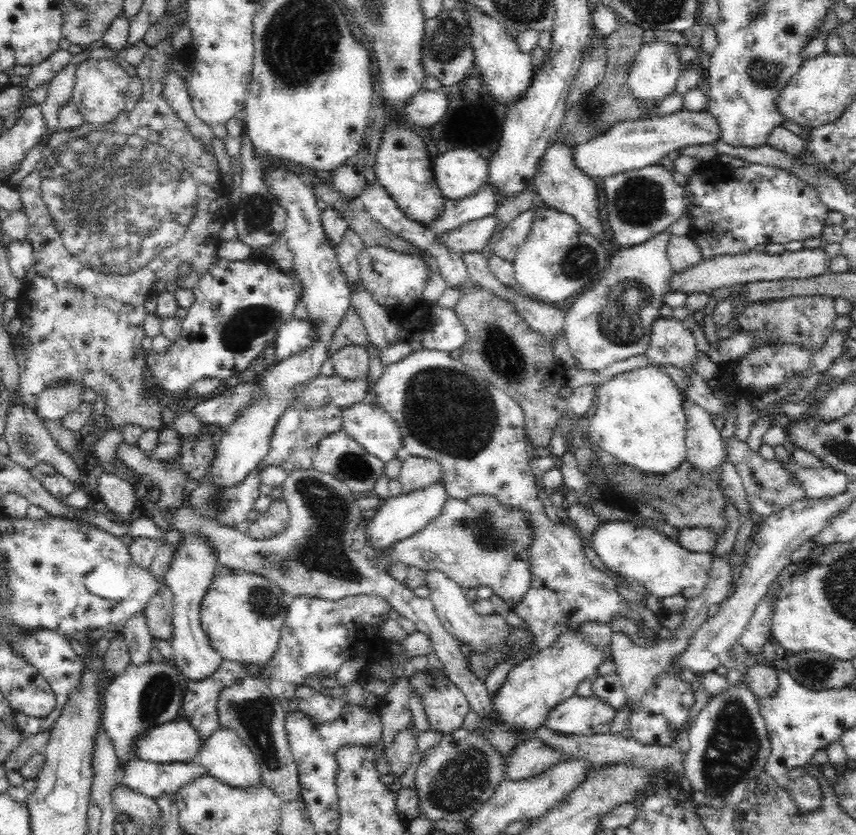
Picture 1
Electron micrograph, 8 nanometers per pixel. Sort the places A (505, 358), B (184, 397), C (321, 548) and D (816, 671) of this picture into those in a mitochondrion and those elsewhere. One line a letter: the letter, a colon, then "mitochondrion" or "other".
A: mitochondrion
B: other
C: mitochondrion
D: mitochondrion

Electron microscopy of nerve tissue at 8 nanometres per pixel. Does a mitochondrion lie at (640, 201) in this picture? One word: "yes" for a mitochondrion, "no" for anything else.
yes

